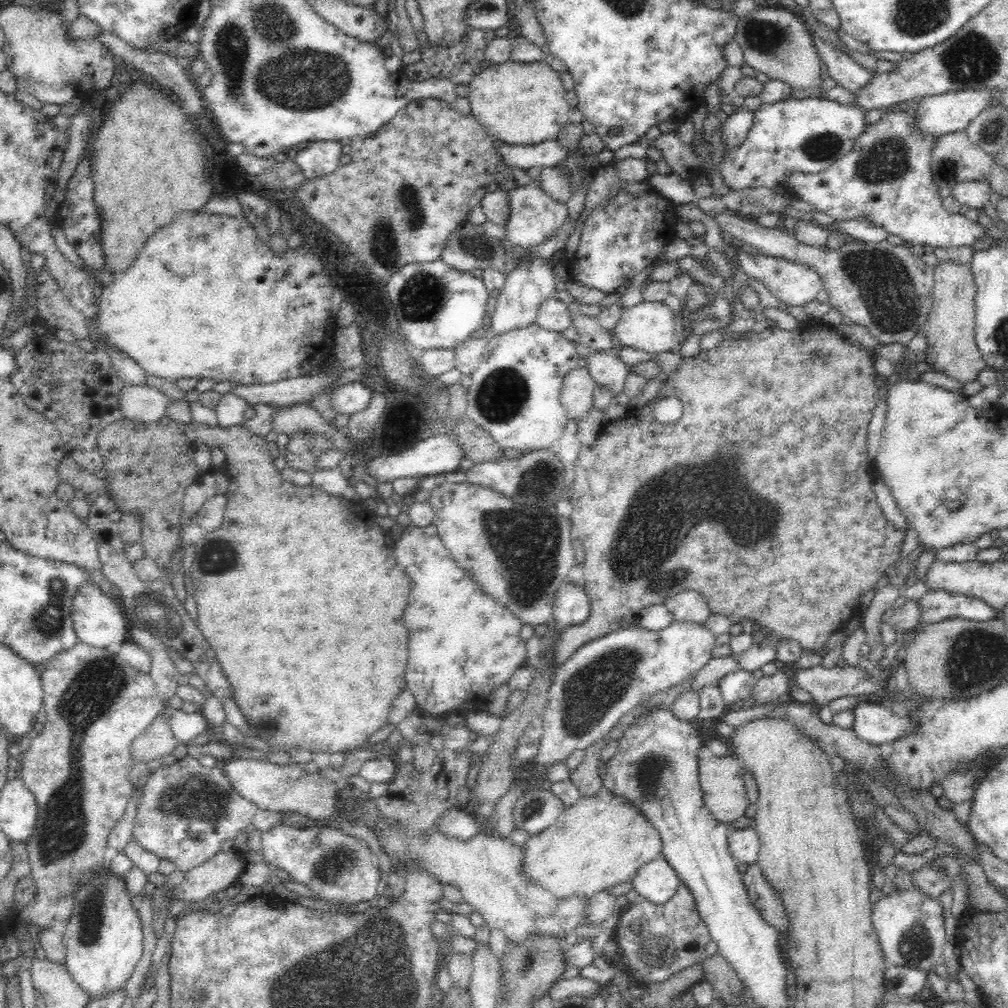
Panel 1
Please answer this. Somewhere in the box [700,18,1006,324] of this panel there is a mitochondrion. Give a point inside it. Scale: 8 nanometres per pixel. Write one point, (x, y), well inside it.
(970, 59)

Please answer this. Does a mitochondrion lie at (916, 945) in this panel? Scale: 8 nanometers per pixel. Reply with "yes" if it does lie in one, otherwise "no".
yes

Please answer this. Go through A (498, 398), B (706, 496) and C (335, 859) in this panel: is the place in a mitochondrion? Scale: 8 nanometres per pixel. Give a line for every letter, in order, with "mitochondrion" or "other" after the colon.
A: mitochondrion
B: mitochondrion
C: mitochondrion

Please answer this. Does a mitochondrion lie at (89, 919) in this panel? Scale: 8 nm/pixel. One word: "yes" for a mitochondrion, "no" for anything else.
yes

